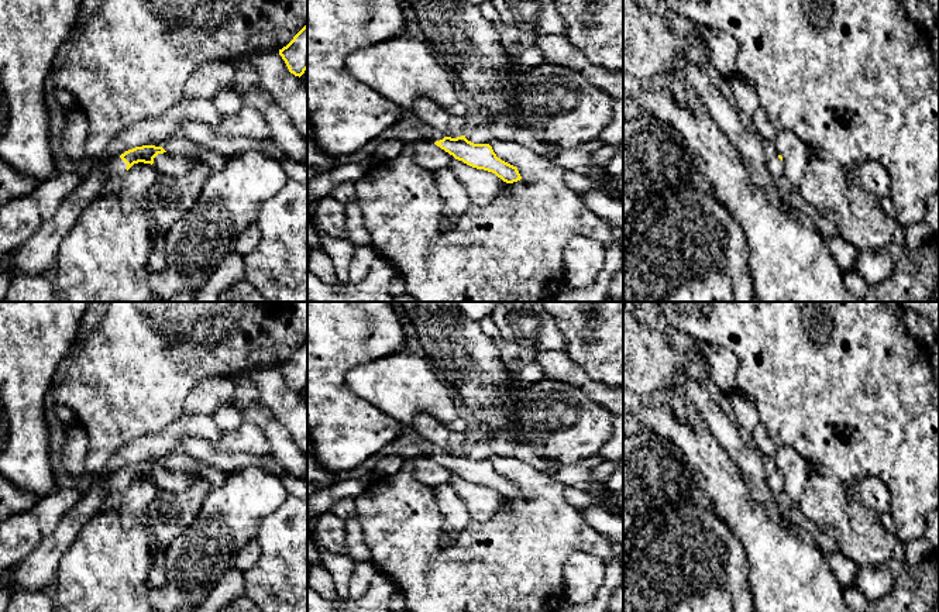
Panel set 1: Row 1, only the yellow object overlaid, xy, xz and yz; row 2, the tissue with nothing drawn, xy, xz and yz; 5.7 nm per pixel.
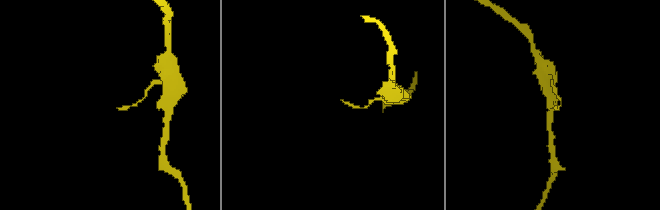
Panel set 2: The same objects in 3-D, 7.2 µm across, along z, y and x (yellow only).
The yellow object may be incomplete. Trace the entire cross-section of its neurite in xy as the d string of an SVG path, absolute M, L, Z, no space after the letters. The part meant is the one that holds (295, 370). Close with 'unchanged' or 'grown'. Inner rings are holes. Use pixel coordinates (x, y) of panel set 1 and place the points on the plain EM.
M307 340L293 353L293 355L279 365L288 385L295 392L302 392L307 385Z | unchanged

